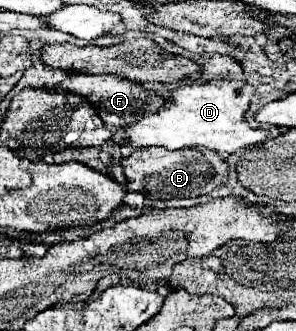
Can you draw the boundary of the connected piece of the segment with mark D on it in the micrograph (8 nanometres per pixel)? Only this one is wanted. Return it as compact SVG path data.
M214 80L206 84L184 84L174 90L174 100L168 100L158 114L144 116L140 122L130 124L128 132L124 136L124 144L132 146L164 146L168 150L178 150L186 146L204 146L210 150L216 150L222 156L232 156L240 150L248 150L254 146L260 146L268 140L268 130L266 128L252 128L246 120L246 112L250 108L254 90L248 82L244 80Z

